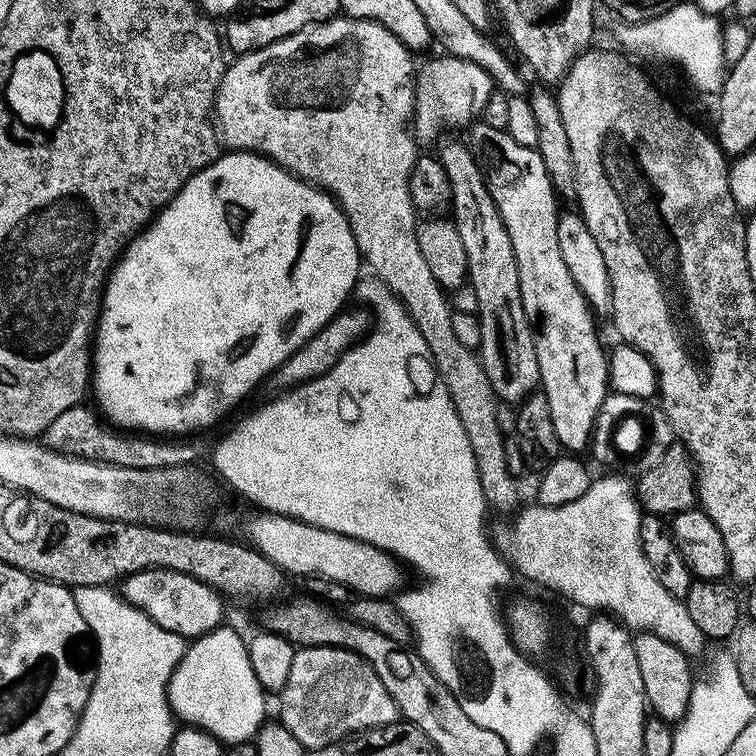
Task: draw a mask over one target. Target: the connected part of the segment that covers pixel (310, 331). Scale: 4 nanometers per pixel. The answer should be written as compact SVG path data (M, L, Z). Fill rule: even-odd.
M228 150L217 156L213 164L207 164L201 172L196 172L184 185L180 193L167 204L160 212L152 217L151 224L144 229L143 233L132 237L128 241L116 265L112 267L112 271L108 273L108 282L104 286L104 298L100 309L100 318L96 321L94 332L94 371L90 376L90 384L96 388L96 400L102 407L106 408L112 417L122 417L123 422L130 428L140 434L180 434L176 432L188 432L195 426L196 420L216 420L223 414L227 408L235 406L239 400L244 400L268 375L279 370L287 360L293 356L300 347L303 346L314 334L318 334L318 330L322 330L336 315L349 303L350 297L353 295L354 289L358 283L358 277L361 275L362 257L354 234L348 225L348 217L341 210L340 205L328 195L322 188L317 188L314 184L309 184L307 180L300 180L297 176L279 168L274 161L269 160L267 156L262 156L258 152L242 152L239 150Z

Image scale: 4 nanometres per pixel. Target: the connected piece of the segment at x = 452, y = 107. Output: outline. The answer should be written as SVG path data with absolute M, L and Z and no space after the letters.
M440 54L437 60L430 61L421 72L419 69L415 82L416 111L412 113L412 130L420 142L439 141L444 124L448 128L467 129L477 119L494 91L493 80L482 66L447 54Z

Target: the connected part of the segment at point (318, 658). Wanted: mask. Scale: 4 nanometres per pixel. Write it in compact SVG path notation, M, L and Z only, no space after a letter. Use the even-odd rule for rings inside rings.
M296 648L294 662L286 686L278 693L280 715L278 720L287 727L305 750L324 748L335 744L353 734L368 731L370 728L385 728L387 724L397 723L396 702L386 690L365 660L346 648Z

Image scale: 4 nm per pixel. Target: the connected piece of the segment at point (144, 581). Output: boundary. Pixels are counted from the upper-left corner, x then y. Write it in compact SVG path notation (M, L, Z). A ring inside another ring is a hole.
M175 567L132 570L122 580L122 595L138 610L142 610L158 626L185 638L204 636L221 627L224 620L224 604L219 592L199 580L194 574L176 572Z

